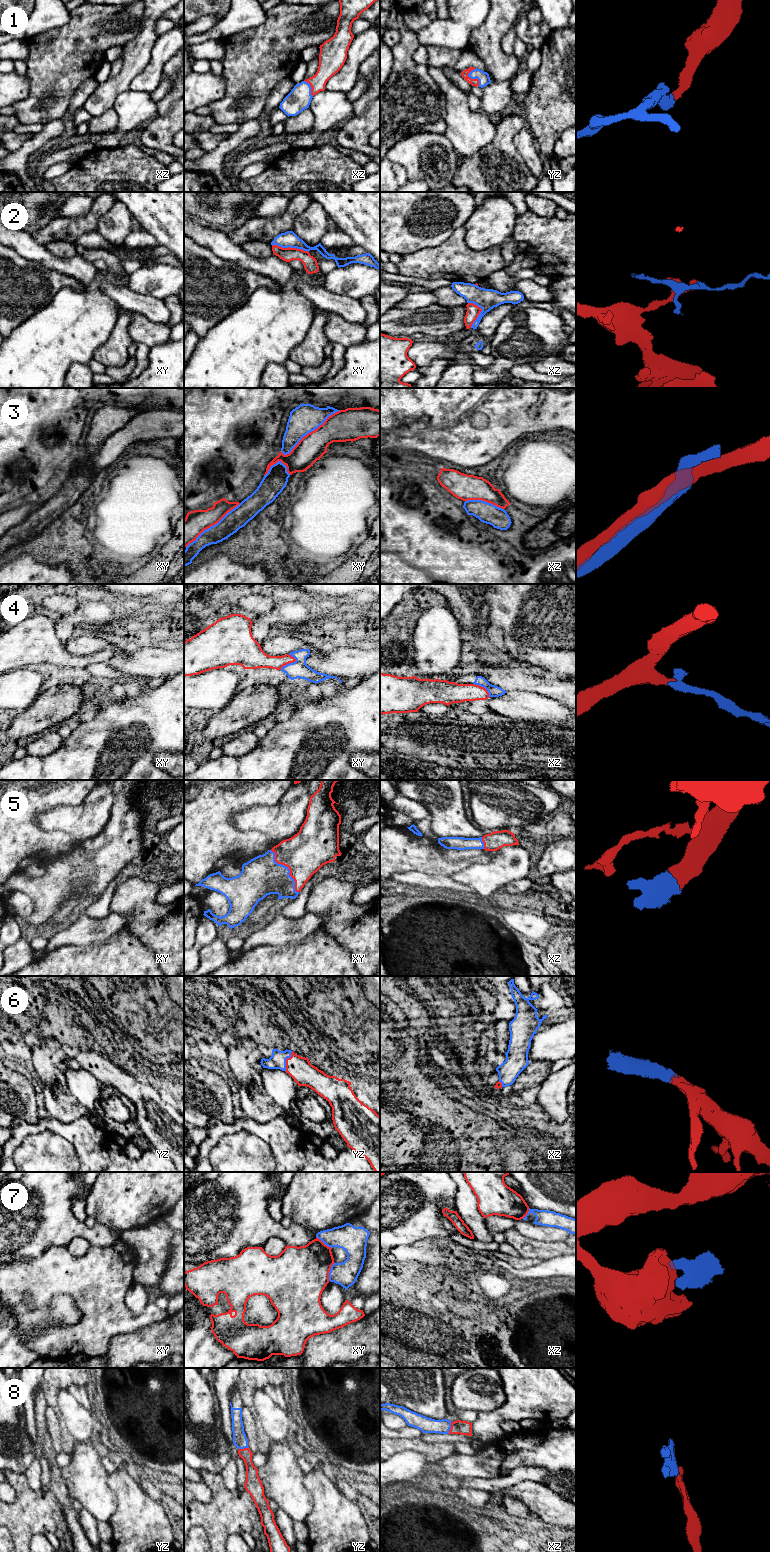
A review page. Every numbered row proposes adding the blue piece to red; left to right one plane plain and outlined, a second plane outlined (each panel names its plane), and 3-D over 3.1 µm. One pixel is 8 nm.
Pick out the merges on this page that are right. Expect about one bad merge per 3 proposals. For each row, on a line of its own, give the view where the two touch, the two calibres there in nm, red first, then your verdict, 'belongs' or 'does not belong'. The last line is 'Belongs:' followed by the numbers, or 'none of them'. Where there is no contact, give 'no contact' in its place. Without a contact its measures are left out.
1: contact in yz; calibres 60 and 90 nm; belongs
2: contact in xy; calibres 110 and 130 nm; does not belong
3: contact in xy; calibres 240 and 240 nm; does not belong
4: contact in xy; calibres 150 and 140 nm; belongs
5: contact in xy; calibres 340 and 320 nm; belongs
6: contact in yz; calibres 190 and 130 nm; belongs
7: contact in xy; calibres 460 and 190 nm; does not belong
8: contact in xz; calibres 110 and 130 nm; belongs
Belongs: 1, 4, 5, 6, 8

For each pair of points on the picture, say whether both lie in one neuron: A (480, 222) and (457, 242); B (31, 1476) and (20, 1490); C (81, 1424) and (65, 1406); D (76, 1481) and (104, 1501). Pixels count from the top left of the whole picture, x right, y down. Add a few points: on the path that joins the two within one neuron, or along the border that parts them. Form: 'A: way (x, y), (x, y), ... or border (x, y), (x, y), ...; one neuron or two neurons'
A: border (463, 227), (466, 244), (472, 249), (483, 250); two neurons
B: border (24, 1473), (27, 1483), (34, 1490), (41, 1490); two neurons
C: way (78, 1420), (69, 1410); one neuron
D: way (83, 1482), (97, 1496); one neuron

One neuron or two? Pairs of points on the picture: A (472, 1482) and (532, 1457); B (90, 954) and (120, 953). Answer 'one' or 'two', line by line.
A: two
B: one

